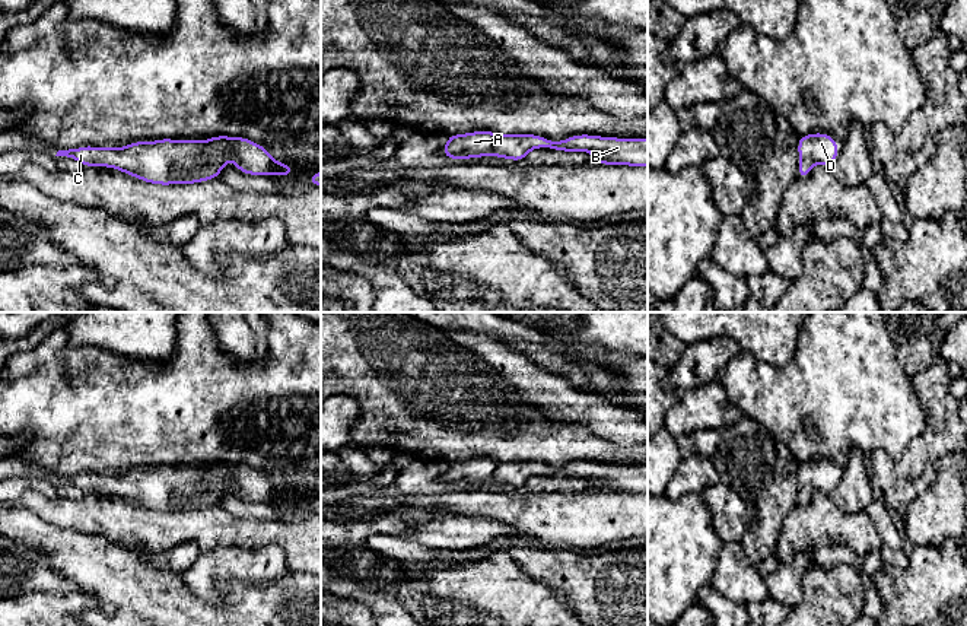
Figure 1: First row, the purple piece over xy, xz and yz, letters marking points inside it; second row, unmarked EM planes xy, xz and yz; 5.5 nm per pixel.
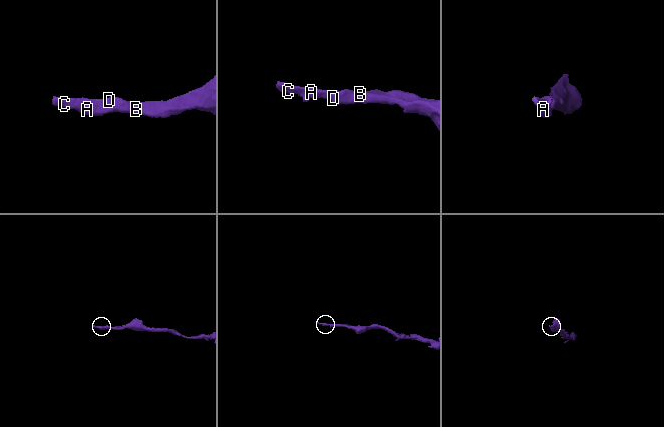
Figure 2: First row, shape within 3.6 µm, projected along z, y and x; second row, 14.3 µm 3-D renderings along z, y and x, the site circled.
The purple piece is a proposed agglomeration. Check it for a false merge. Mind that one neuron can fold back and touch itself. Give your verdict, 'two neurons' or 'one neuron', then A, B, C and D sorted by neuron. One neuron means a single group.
one neuron; groups A B C D

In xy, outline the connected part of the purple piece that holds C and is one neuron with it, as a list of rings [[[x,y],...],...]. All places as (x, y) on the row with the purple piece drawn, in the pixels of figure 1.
[[[213,136],[204,142],[185,139],[159,139],[155,142],[131,142],[127,146],[95,147],[82,146],[69,150],[58,150],[55,156],[67,156],[86,166],[105,166],[118,169],[130,177],[136,177],[149,184],[172,185],[172,184],[197,184],[219,178],[220,171],[228,165],[228,156],[235,156],[233,168],[245,175],[279,175],[293,177],[292,163],[279,163],[265,146],[254,143],[246,137]]]

